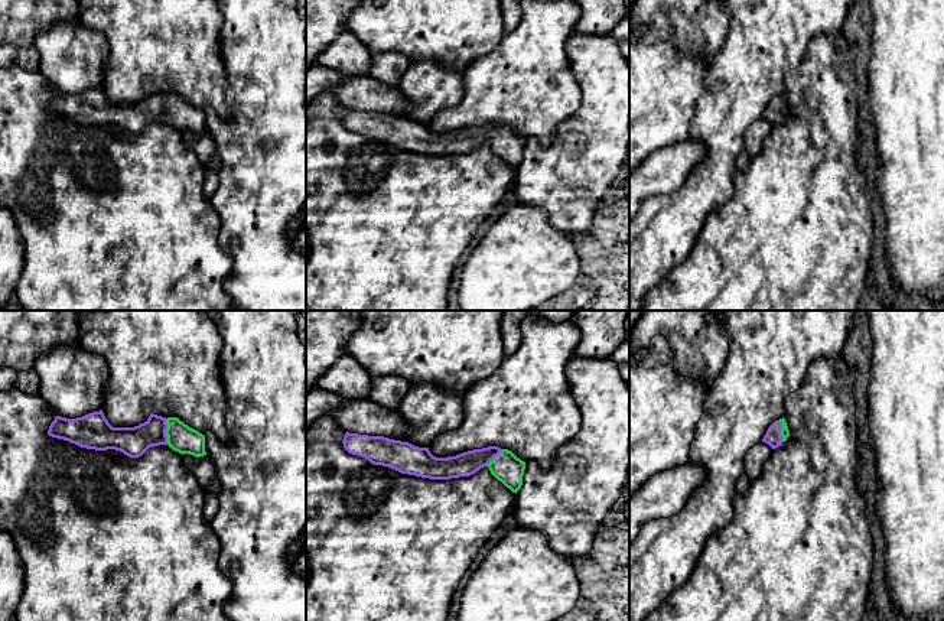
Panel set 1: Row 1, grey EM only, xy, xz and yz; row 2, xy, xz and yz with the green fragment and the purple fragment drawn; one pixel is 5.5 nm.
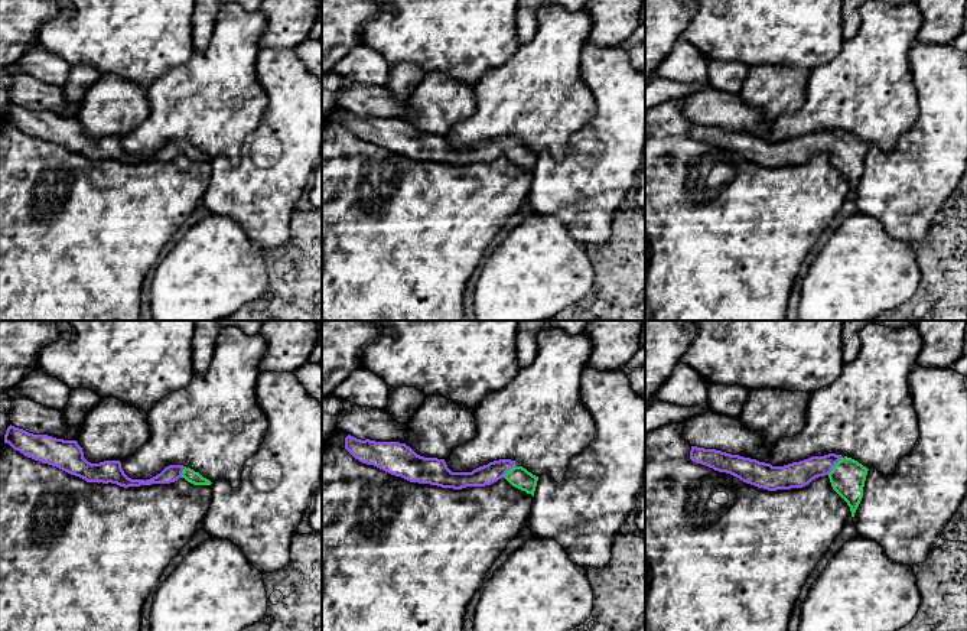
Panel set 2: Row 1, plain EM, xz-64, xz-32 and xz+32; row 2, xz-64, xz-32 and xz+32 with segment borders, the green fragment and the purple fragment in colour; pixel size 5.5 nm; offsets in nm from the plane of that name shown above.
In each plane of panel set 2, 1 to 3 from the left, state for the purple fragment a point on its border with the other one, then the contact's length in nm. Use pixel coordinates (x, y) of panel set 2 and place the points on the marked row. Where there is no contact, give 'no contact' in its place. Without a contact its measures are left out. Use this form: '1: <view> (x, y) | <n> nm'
1: xz-64 (182, 472) | 70 nm
2: xz-32 (508, 471) | 100 nm
3: xz+32 (834, 465) | 130 nm

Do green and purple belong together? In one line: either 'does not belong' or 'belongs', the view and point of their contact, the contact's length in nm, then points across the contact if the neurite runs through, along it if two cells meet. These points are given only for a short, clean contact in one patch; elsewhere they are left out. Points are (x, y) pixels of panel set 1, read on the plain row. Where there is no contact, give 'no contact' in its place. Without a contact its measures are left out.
belongs; meets green in xy at (166, 109); contact 140 nm long; runs through xy (181, 114), (173, 109), (166, 109), (147, 110), (133, 119)

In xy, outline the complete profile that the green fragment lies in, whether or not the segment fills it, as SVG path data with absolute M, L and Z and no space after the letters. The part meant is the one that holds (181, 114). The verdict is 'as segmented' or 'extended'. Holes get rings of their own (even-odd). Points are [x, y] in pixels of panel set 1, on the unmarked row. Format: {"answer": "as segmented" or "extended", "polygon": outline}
{"answer": "extended", "polygon": "M102 87L77 95L56 92L48 111L87 126L115 126L130 134L139 134L149 124L159 121L167 121L182 131L189 130L196 134L206 131L202 110L178 94L166 95L153 90L134 104L113 104Z"}

